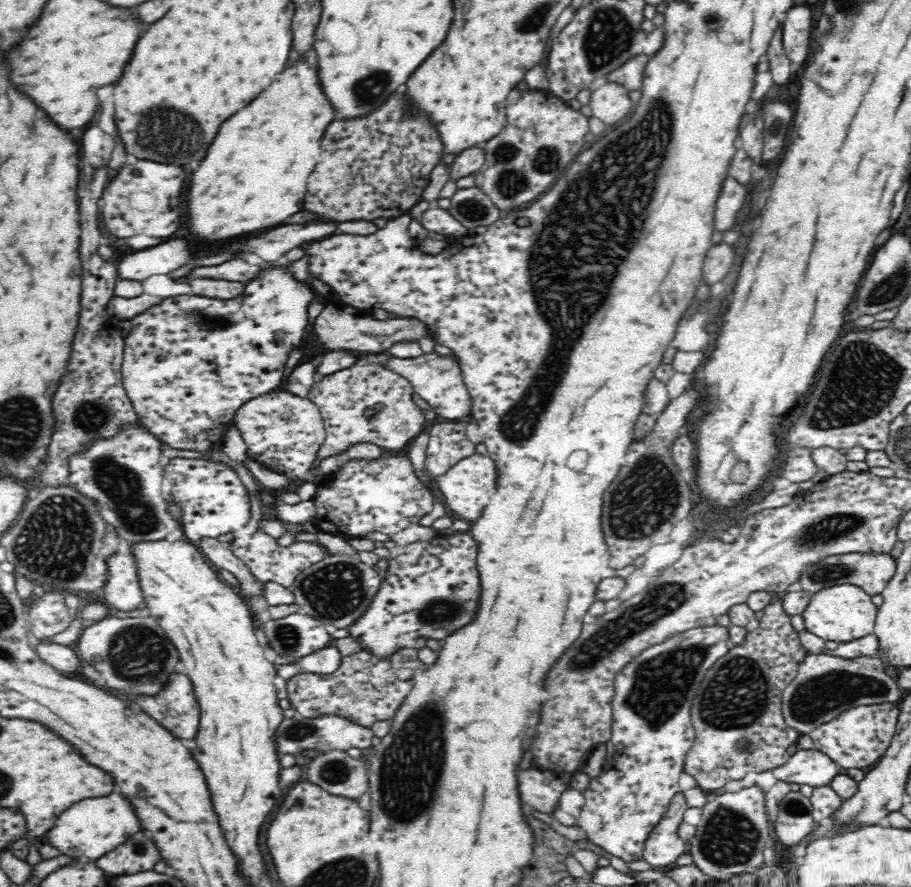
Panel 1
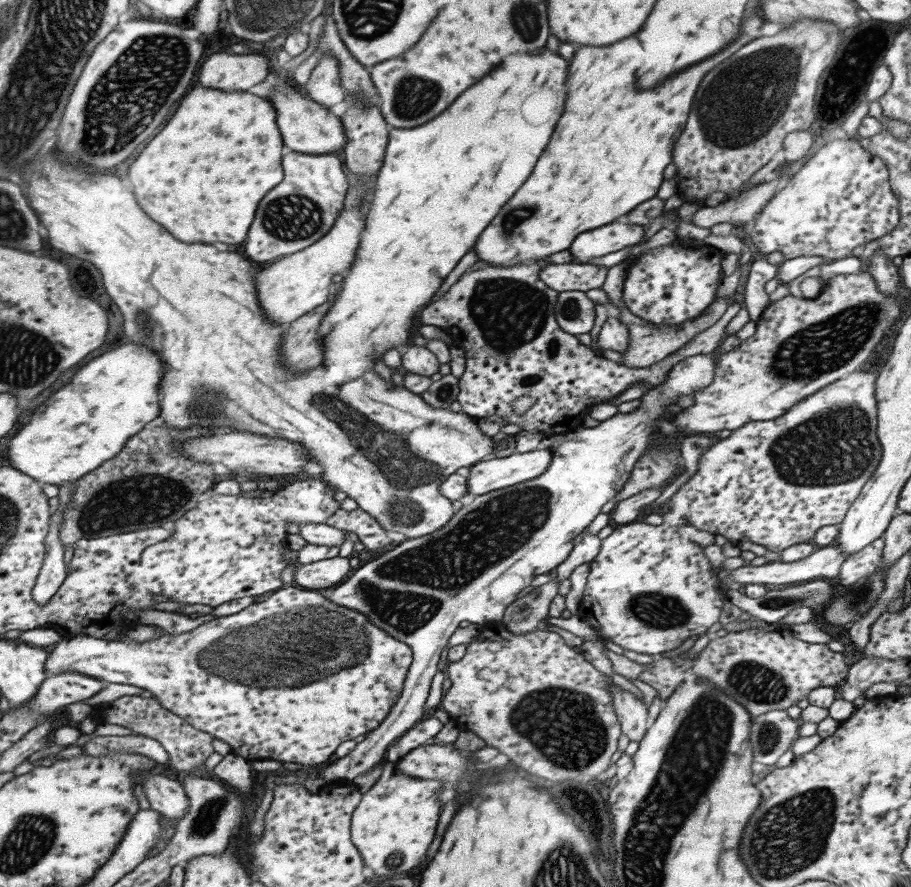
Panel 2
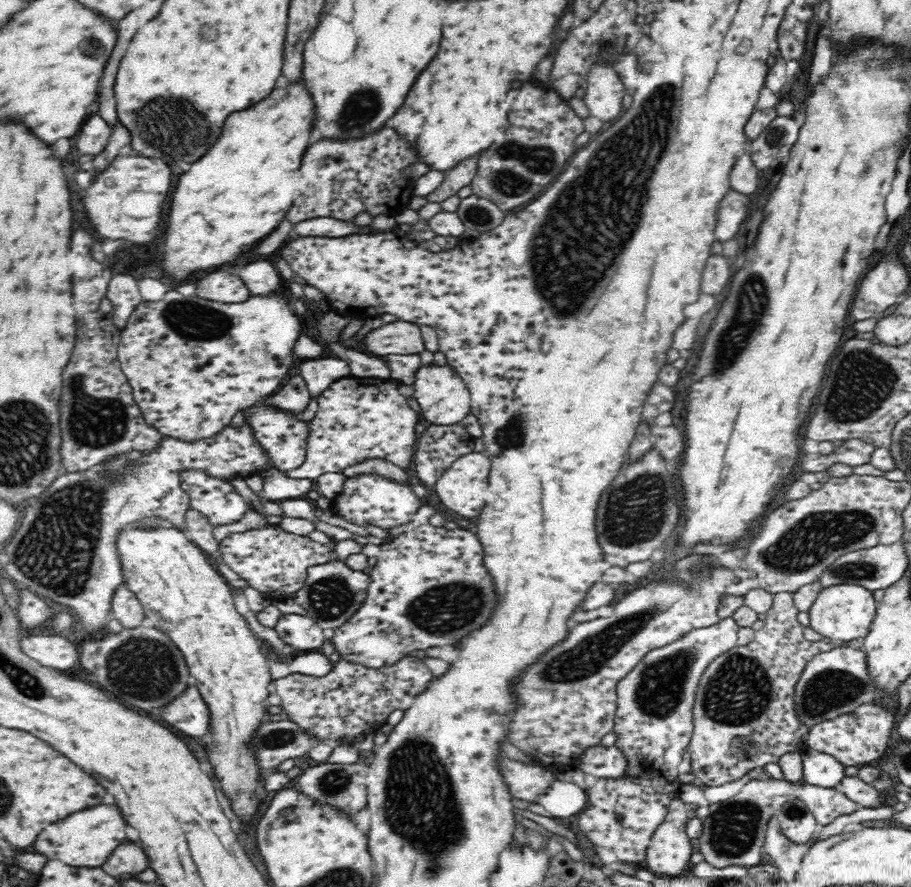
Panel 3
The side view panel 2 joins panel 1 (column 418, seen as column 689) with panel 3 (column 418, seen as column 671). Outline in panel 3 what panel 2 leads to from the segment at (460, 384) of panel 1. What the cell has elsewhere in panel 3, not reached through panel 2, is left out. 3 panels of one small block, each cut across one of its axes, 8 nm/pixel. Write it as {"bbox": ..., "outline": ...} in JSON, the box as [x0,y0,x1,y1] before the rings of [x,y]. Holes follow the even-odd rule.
{"bbox":[410,363,471,425],"outline":[[[436,363],[424,364],[413,372],[413,383],[410,385],[415,390],[415,400],[420,404],[422,415],[432,425],[447,425],[461,422],[468,414],[471,414],[470,395],[466,383],[462,377],[448,364]]]}

